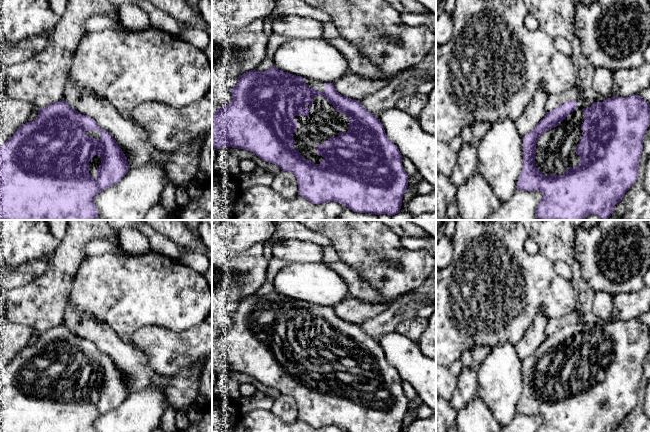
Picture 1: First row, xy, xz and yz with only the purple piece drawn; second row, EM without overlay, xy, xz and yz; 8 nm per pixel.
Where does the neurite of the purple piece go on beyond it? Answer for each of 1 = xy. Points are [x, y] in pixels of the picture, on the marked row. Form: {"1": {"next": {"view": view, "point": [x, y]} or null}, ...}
{"1": {"next": {"view": "xy", "point": [95, 162]}}}

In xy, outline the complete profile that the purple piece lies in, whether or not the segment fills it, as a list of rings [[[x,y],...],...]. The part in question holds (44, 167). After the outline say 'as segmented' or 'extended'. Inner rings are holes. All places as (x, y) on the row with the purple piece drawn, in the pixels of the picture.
[[[62,99],[38,109],[38,116],[34,121],[23,124],[0,146],[0,220],[98,220],[95,197],[101,191],[117,184],[128,170],[127,158],[113,136],[101,129],[93,118],[80,114]]] | extended

